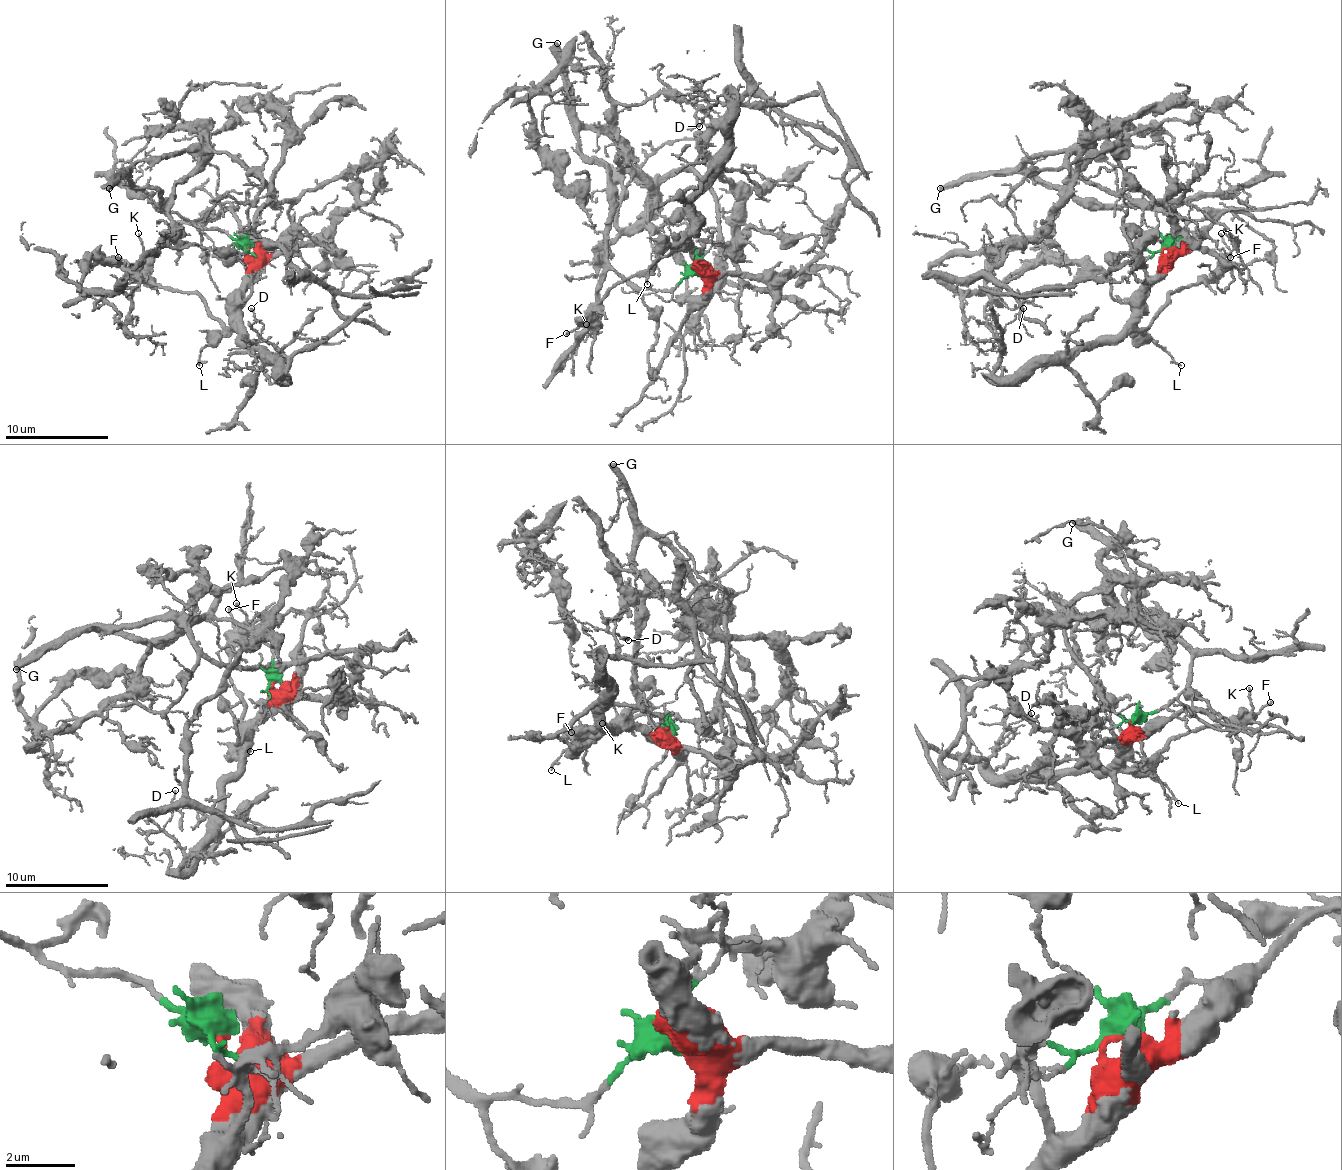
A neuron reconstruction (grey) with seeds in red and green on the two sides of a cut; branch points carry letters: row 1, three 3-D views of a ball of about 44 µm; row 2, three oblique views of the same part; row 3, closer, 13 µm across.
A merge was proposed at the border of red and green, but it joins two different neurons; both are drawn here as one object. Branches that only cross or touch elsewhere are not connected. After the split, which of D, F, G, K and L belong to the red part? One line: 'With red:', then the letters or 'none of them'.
With red: D, F, K, L

